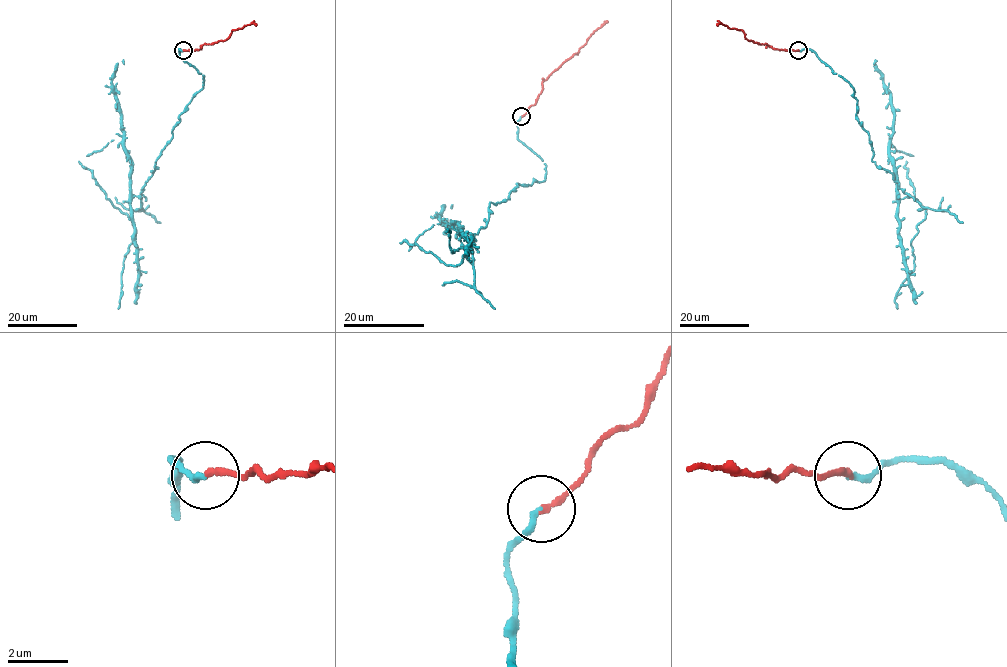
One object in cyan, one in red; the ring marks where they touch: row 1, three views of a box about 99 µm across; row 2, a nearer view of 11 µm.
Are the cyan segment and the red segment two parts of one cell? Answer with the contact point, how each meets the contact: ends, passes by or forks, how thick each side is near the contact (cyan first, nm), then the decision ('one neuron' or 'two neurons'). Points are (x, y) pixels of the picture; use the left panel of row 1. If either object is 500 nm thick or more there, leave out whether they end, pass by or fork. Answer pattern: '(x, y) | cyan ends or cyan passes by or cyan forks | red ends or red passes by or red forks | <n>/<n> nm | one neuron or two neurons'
(183, 50) | cyan ends | red ends | 200/220 nm | one neuron

